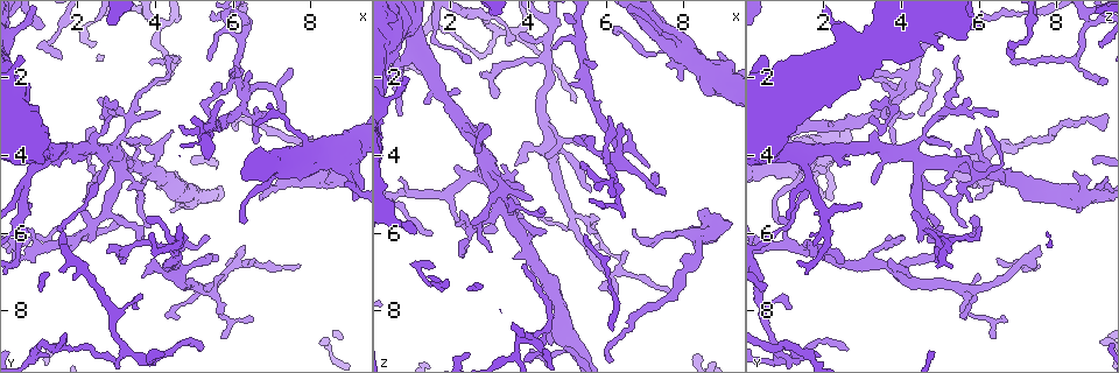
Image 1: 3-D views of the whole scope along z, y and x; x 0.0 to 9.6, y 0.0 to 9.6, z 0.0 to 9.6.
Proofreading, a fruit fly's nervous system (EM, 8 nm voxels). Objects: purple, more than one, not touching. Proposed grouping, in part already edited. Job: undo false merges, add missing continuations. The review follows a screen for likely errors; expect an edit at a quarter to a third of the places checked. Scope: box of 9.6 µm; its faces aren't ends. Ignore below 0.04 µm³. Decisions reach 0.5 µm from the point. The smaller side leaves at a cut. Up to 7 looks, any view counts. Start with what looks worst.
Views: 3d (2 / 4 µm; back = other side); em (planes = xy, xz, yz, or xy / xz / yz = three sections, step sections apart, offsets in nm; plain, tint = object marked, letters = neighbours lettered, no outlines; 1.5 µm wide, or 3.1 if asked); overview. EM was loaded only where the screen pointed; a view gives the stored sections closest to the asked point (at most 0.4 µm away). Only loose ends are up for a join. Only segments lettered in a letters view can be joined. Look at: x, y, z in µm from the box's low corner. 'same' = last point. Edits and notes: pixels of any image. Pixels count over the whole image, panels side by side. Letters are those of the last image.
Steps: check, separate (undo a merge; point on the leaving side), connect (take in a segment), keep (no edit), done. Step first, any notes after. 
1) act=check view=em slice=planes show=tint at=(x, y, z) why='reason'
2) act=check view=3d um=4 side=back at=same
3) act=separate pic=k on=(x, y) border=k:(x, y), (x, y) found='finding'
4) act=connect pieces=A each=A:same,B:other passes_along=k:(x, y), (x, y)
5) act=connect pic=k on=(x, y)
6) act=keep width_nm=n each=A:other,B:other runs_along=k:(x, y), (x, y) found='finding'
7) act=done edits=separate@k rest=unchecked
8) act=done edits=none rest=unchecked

act=check view=3d um=2 side=back at=(6.65, 5.05, 5.85) why='tapers out'

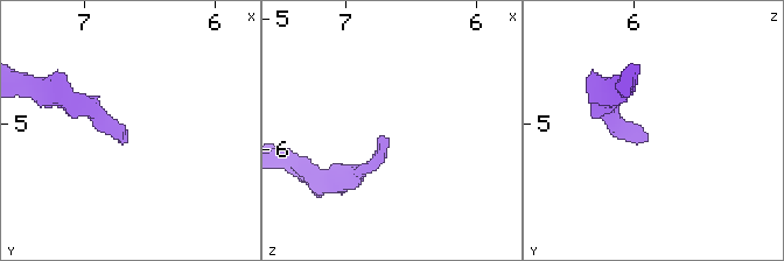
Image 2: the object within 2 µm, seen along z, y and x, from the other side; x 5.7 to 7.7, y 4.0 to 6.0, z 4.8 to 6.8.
act=check view=em slice=yz step=4 show=plain at=(6.72, 5.12, 5.94)

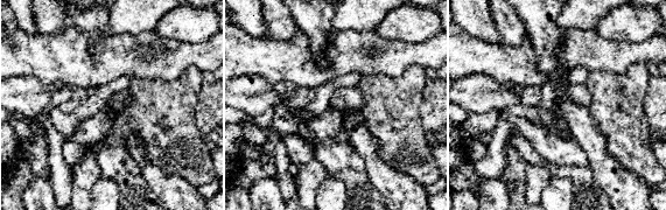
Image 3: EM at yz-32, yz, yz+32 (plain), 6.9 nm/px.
act=check view=em slice=yz step=4 show=letters at=same

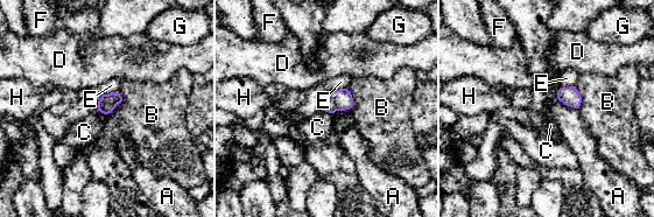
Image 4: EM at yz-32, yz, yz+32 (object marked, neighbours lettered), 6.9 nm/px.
act=keep each=A:other,B:other,C:other,D:other,E:other,F:other,G:other,H:other border=4:(321, 109), (330, 113) found='none of them fits'

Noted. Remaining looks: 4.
act=check view=em slice=planes show=tint at=(4.50, 3.30, 6.00) why='thin end'

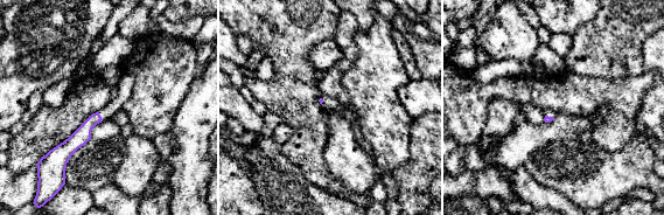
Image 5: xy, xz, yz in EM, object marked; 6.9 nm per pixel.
act=check view=em slice=planes show=letters at=same

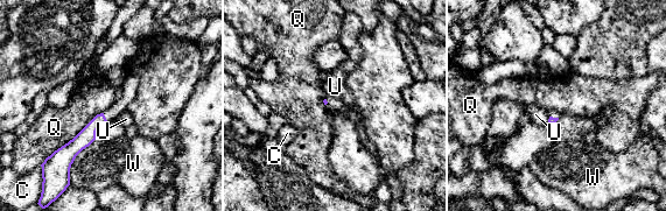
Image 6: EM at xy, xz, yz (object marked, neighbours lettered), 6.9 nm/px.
act=keep each=C:other,Q:other,U:other,W:other border=6:(102, 112), (47, 157) found='none of them fits'

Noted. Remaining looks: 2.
act=check view=em slice=planes show=letters at=(1.75, 9.00, 0.70) why='three arms meet'

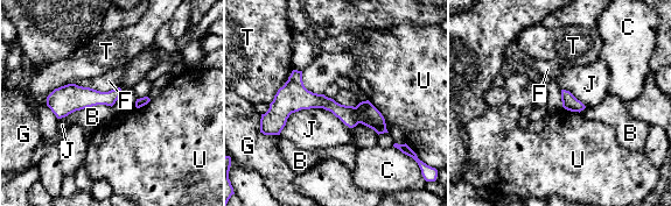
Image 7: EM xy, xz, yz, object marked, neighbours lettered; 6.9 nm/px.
act=separate pic=7 on=(348, 114) each=B:other,C:other,F:other,G:other,J:other,T:other,U:other found='two neurons meet here'

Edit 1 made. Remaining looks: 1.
act=done edits=separate@7 rest=unchecked

